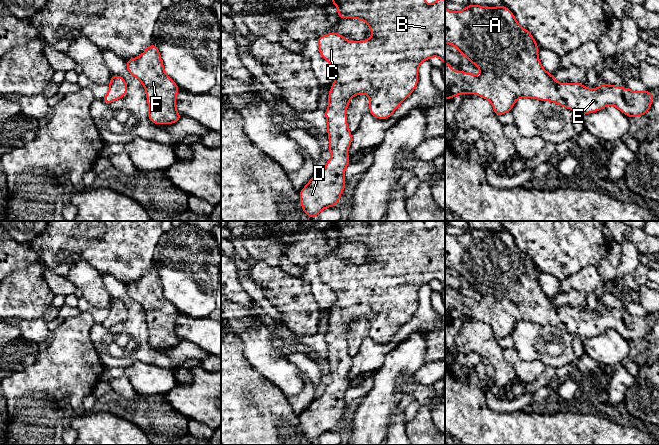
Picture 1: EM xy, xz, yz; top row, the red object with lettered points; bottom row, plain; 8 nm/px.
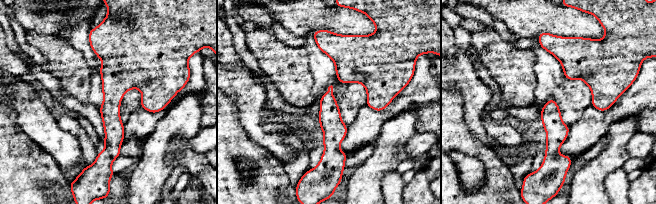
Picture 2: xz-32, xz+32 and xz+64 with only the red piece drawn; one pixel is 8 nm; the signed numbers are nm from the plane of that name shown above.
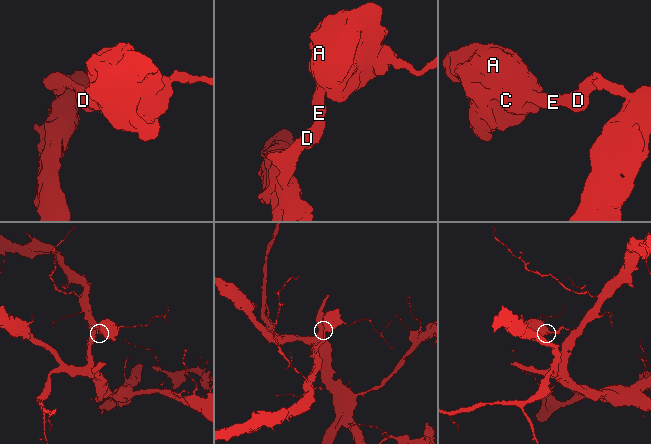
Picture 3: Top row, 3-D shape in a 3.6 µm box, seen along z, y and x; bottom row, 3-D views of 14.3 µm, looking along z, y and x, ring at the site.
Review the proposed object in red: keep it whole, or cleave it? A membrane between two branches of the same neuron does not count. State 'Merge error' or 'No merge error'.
No merge error

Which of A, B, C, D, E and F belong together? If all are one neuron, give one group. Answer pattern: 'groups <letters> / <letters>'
groups A B C D E F

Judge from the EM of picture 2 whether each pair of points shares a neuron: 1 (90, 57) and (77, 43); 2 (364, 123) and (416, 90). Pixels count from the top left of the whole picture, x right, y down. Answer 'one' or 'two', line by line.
1: one
2: one

